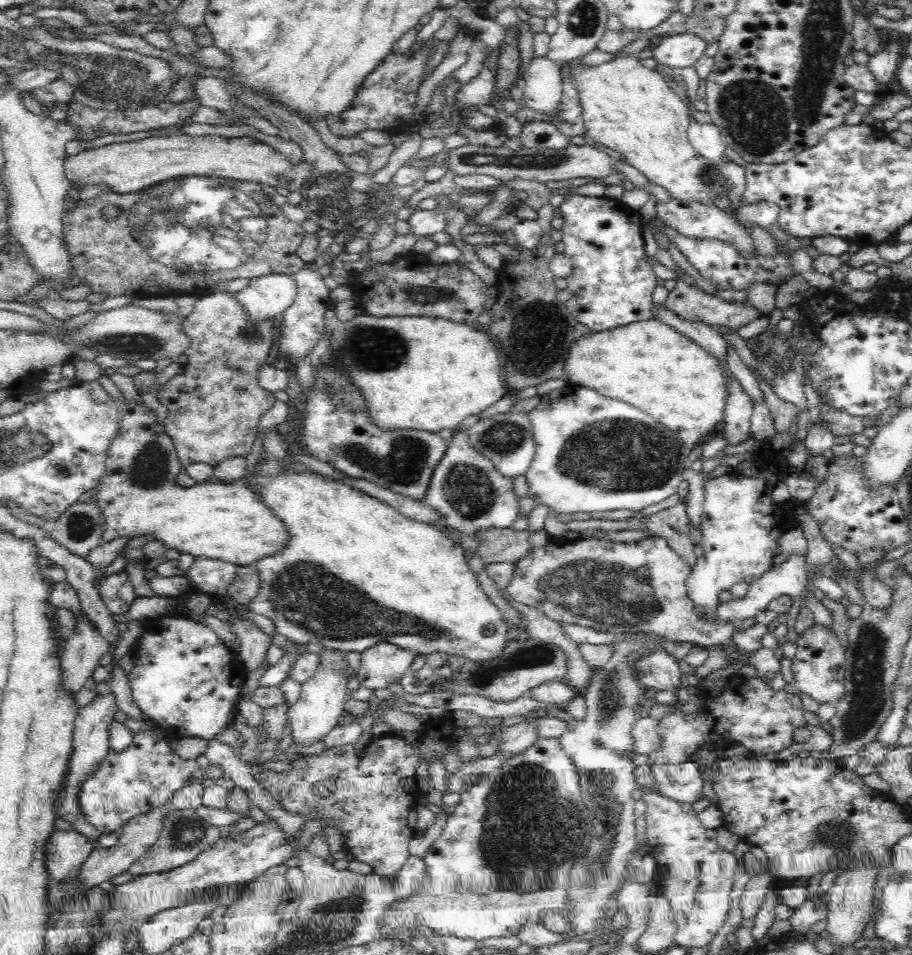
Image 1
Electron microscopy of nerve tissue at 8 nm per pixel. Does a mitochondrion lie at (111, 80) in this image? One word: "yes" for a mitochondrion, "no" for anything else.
yes

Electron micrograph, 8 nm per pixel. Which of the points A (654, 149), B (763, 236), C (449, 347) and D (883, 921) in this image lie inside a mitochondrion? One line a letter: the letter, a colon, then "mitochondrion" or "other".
A: other
B: other
C: other
D: other

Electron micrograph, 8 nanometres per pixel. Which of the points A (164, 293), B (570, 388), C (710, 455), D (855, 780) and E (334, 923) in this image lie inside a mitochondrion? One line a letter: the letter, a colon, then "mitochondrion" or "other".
A: other
B: other
C: other
D: other
E: mitochondrion

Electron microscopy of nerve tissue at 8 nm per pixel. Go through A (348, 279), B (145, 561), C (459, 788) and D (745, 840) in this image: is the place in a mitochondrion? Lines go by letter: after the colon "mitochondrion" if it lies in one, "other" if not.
A: other
B: other
C: other
D: other

